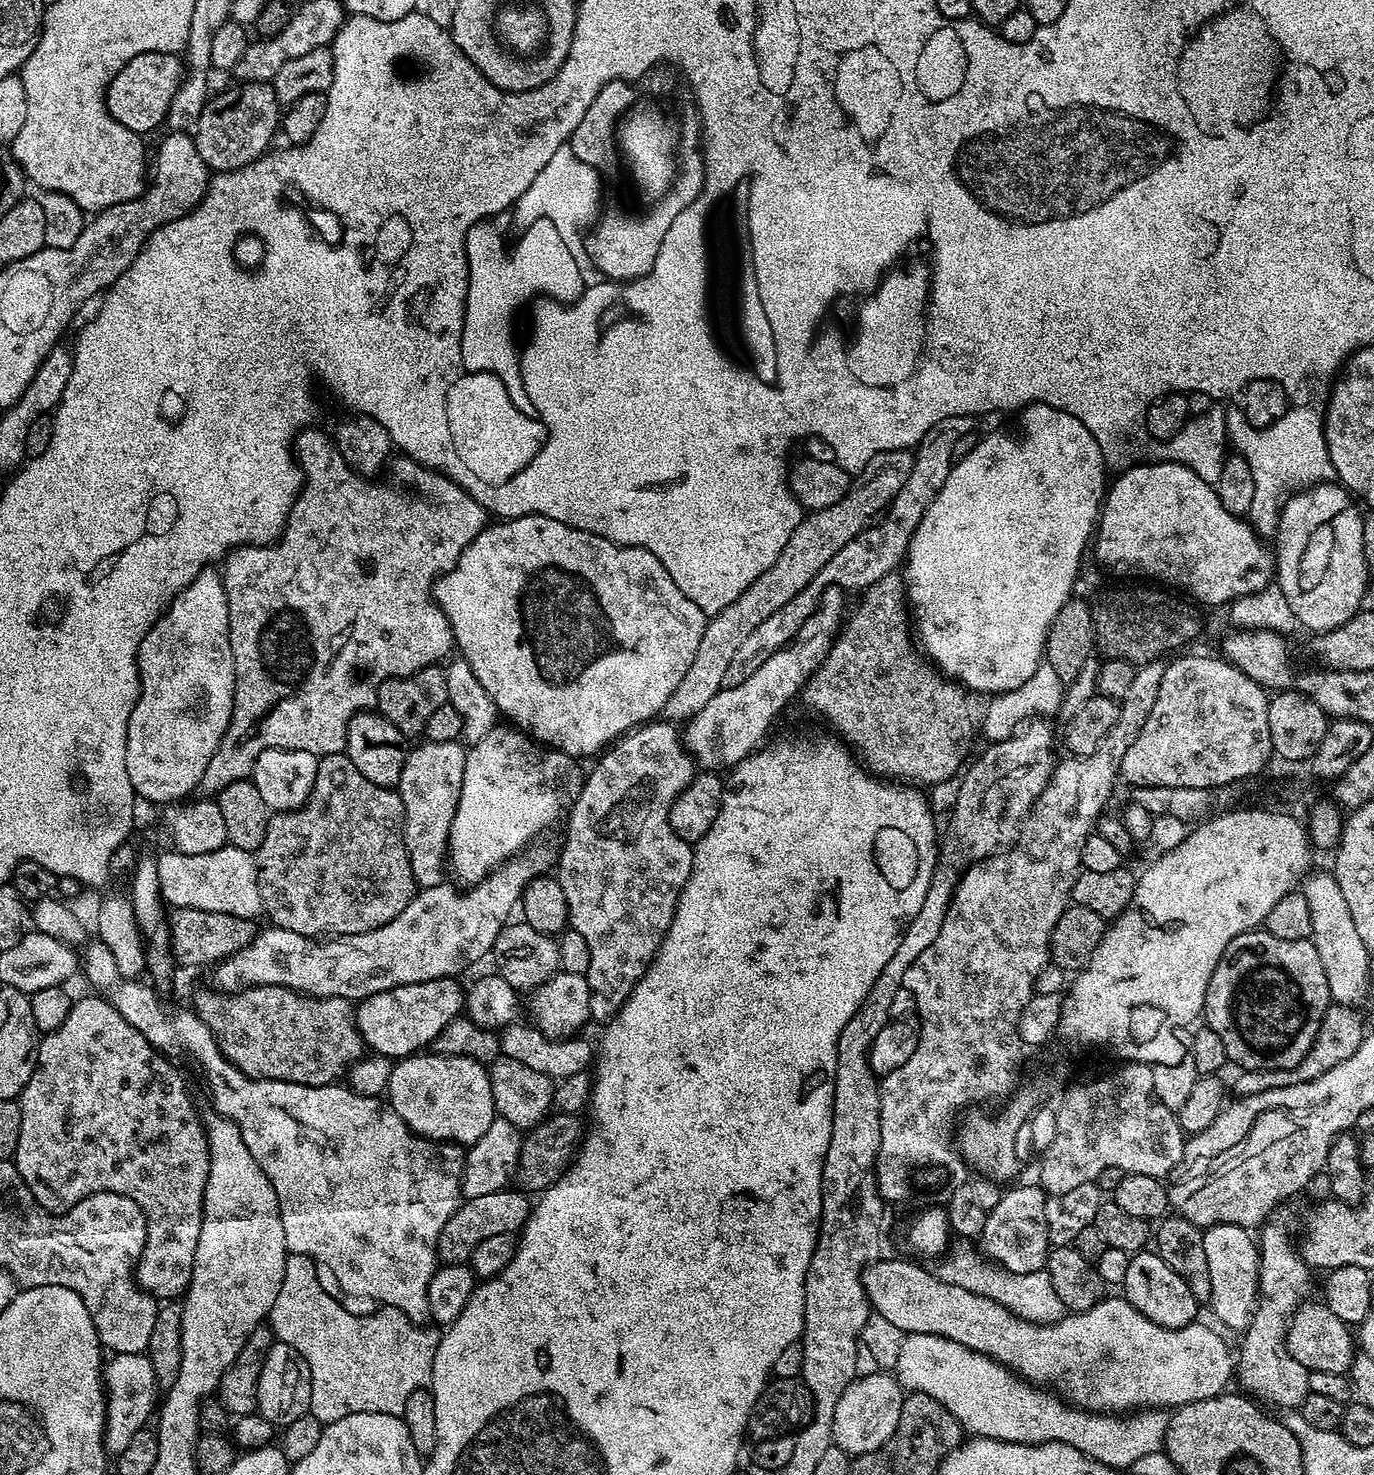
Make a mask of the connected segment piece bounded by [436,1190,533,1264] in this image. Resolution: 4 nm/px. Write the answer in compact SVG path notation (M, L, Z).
M505 1190L494 1194L482 1194L482 1198L465 1199L456 1213L442 1226L440 1241L436 1247L437 1257L444 1264L463 1264L471 1261L474 1246L494 1238L494 1234L512 1236L523 1229L532 1212L533 1201L523 1191Z

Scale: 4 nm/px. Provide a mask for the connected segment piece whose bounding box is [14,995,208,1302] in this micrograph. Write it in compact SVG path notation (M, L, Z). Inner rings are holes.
M100 996L77 999L70 1014L66 1014L66 1022L62 1022L62 1026L47 1033L37 1043L36 1069L30 1082L24 1087L24 1093L18 1097L22 1130L18 1134L14 1163L30 1194L34 1194L36 1201L53 1214L71 1213L76 1205L83 1204L87 1196L99 1192L122 1194L133 1200L142 1210L146 1222L146 1242L134 1273L136 1283L157 1301L172 1302L183 1297L192 1282L192 1267L198 1246L200 1215L204 1209L204 1187L208 1173L207 1134L204 1132L201 1113L196 1113L196 1108L184 1089L184 1080L172 1065L175 1063L164 1053L156 1051L144 1035L130 1022L126 1022L126 1018L118 1014L111 1000ZM70 1066L74 1066L74 1070L82 1070L82 1066L114 1066L114 1078L122 1076L120 1084L126 1094L124 1106L130 1118L130 1140L42 1140L42 1128L46 1128L42 1114L48 1116L48 1086L50 1082L54 1086L56 1078L62 1078L64 1074L70 1076Z

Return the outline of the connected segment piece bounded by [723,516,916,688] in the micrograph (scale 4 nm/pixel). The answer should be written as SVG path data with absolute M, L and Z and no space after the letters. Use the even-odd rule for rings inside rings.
M886 516L886 518L887 520L882 521L882 524L869 525L836 551L822 570L794 598L786 602L774 614L770 614L766 621L761 622L746 636L745 641L742 642L741 646L738 646L738 651L734 654L729 669L726 670L723 678L725 688L733 688L741 682L746 682L751 674L754 674L754 671L766 662L767 658L788 644L796 636L802 623L806 622L807 618L810 618L814 610L817 609L822 594L830 585L837 584L848 592L856 589L859 591L872 585L879 578L885 577L886 574L897 571L897 568L907 557L908 547L916 529L912 527L912 524L900 522L896 516Z

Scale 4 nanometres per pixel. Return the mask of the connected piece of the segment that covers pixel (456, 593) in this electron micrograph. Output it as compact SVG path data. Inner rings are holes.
M538 515L513 516L489 523L487 528L480 531L478 538L474 538L474 542L462 550L455 566L437 579L434 599L450 622L452 639L458 652L460 648L459 655L468 663L470 670L474 670L478 682L486 686L486 692L496 704L497 713L501 717L509 716L512 719L509 721L515 727L527 732L539 743L573 758L590 756L596 751L599 753L605 746L663 713L670 694L678 690L678 682L686 678L690 662L694 662L694 654L698 654L698 642L702 642L706 623L706 613L694 606L694 602L690 602L690 598L682 594L678 586L674 586L666 566L662 566L654 554L642 548L615 544L598 534L571 528L554 518Z

